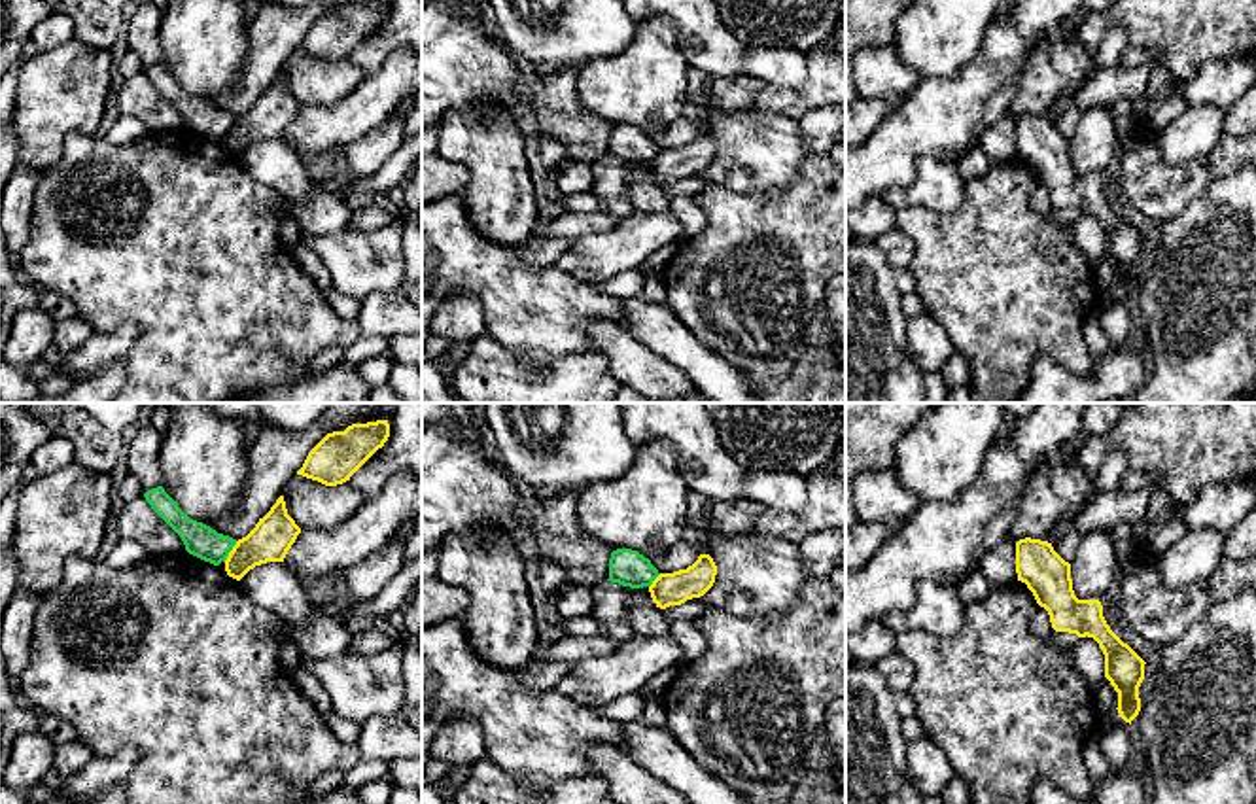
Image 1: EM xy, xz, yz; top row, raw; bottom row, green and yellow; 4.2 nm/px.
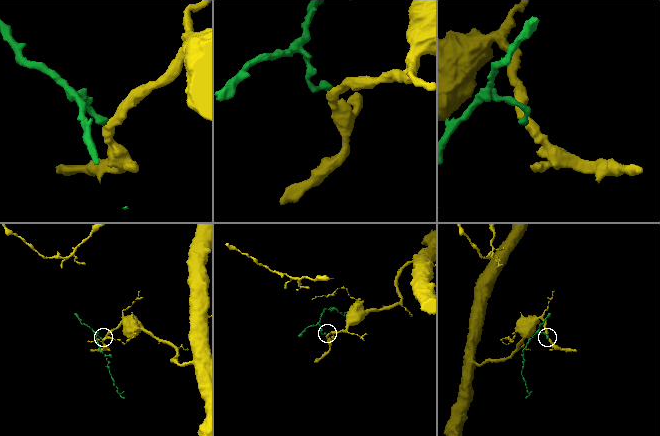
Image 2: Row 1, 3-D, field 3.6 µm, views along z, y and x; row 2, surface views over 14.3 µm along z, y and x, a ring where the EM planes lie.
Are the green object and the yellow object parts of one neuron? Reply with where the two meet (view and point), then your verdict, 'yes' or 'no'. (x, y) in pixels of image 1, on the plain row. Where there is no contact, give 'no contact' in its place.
xy (231, 125) | no

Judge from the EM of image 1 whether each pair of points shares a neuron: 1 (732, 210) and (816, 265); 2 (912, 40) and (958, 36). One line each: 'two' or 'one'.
1: one
2: one

